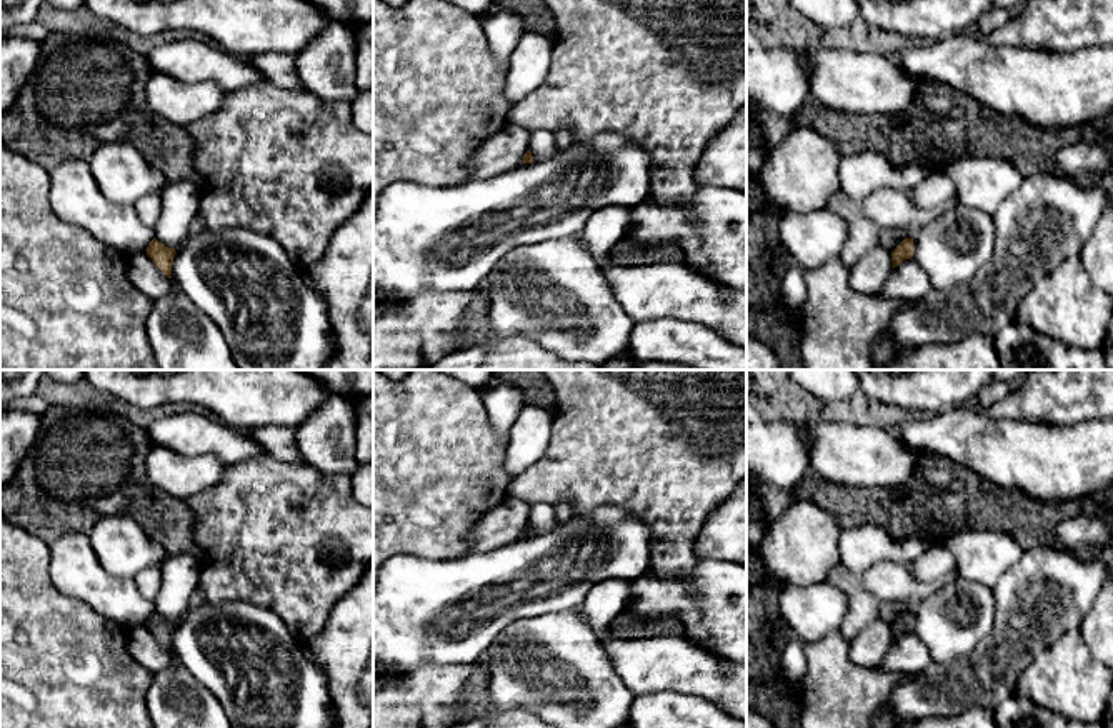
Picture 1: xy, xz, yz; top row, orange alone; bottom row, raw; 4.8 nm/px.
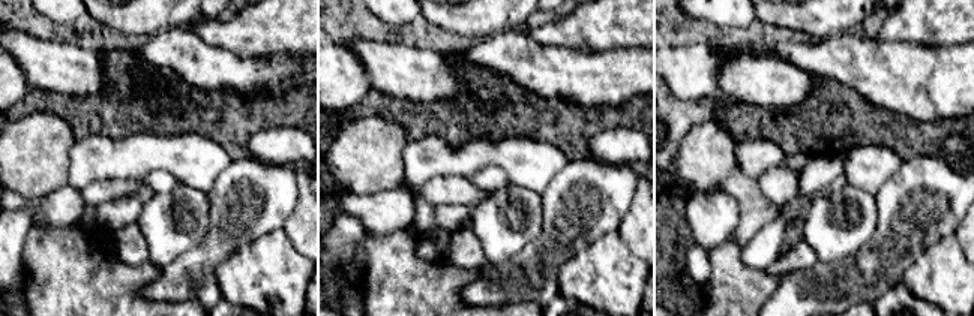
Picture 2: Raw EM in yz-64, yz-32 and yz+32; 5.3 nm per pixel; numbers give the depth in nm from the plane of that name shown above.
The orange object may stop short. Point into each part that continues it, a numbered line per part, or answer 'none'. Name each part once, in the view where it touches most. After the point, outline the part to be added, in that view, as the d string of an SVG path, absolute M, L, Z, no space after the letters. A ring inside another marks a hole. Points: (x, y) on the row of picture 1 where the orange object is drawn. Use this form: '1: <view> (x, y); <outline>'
none

